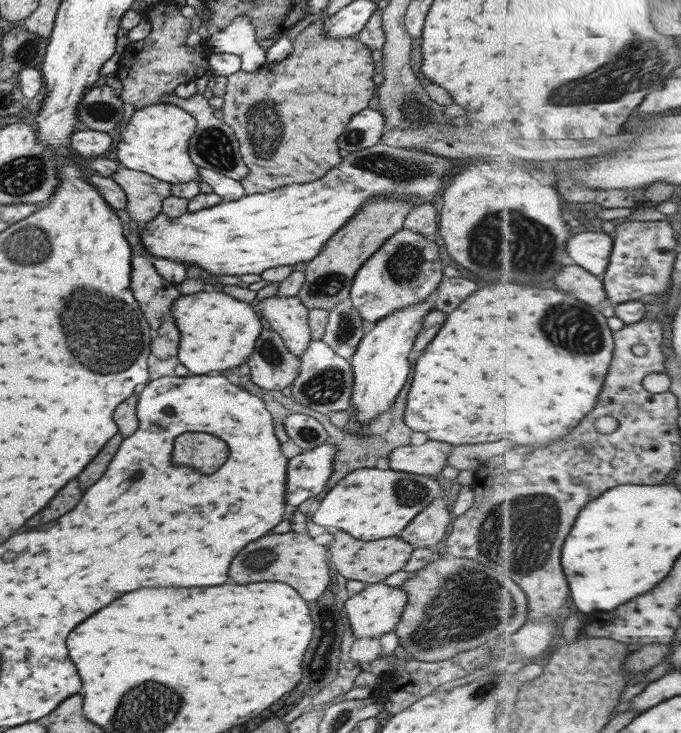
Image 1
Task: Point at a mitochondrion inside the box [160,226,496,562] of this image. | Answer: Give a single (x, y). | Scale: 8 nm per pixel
(404, 265)

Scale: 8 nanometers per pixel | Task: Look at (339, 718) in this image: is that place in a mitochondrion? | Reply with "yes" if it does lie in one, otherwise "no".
yes

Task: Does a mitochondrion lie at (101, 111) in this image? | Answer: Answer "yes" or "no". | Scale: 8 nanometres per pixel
yes

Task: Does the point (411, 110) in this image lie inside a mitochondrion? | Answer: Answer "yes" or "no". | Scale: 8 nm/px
yes

